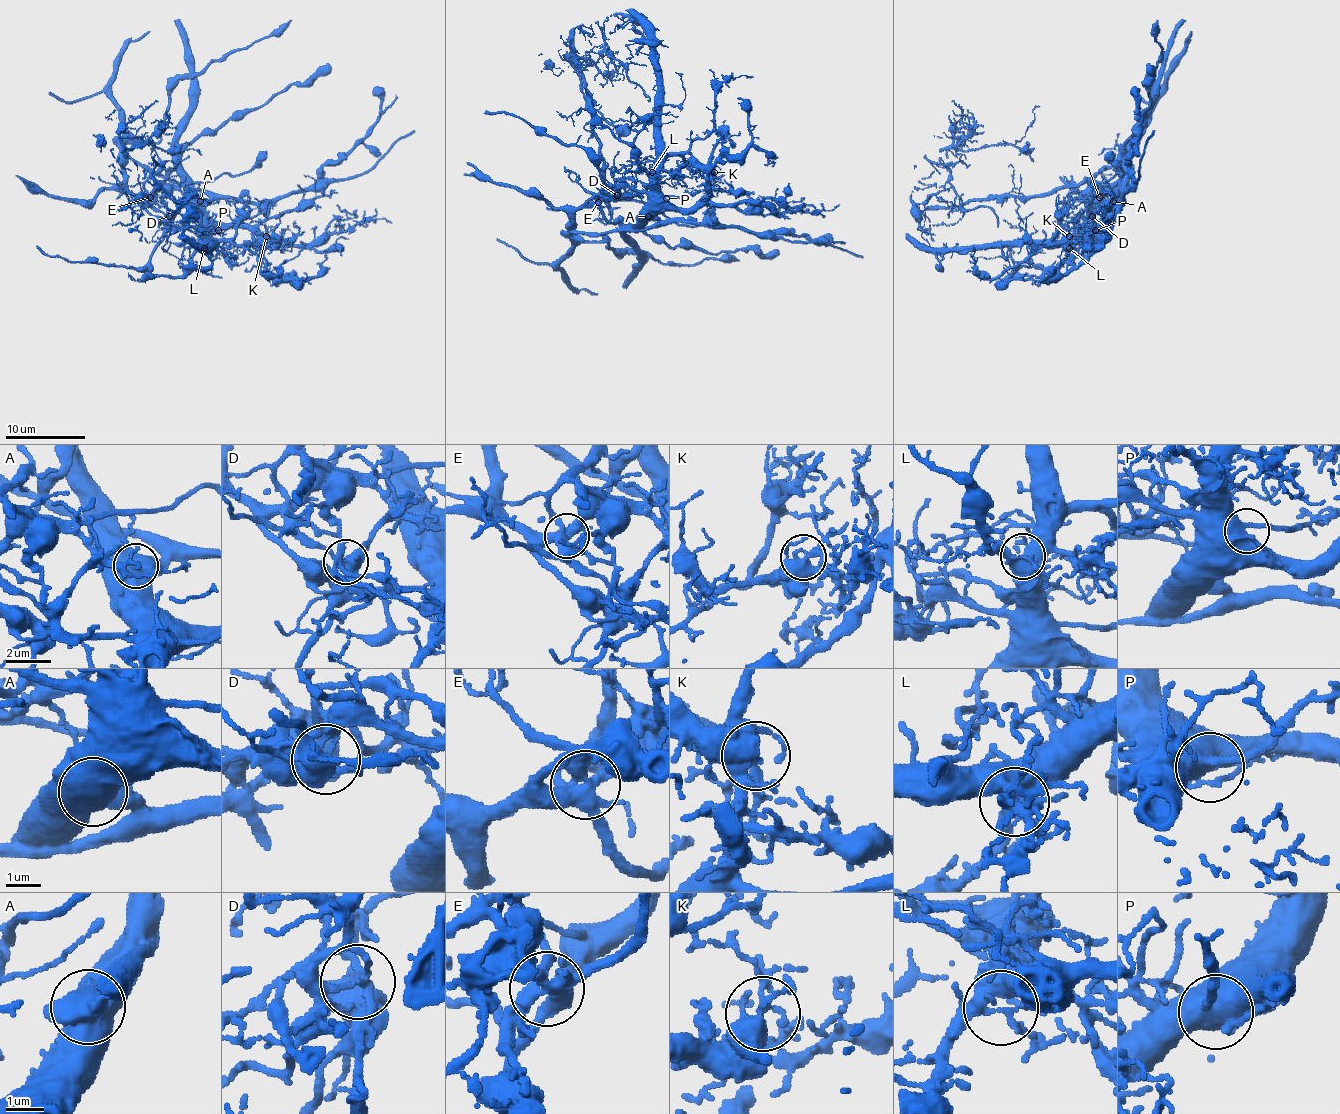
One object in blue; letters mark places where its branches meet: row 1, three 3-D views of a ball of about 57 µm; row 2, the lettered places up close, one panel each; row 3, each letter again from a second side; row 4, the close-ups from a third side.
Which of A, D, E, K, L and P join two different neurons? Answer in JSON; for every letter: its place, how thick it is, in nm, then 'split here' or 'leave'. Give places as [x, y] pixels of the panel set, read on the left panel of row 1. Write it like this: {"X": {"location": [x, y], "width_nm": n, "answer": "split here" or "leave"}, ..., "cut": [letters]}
{"A": {"location": [200, 201], "width_nm": 700, "answer": "split here"}, "D": {"location": [169, 216], "width_nm": 180, "answer": "split here"}, "E": {"location": [150, 197], "width_nm": 440, "answer": "split here"}, "K": {"location": [266, 236], "width_nm": 400, "answer": "leave"}, "L": {"location": [204, 248], "width_nm": 260, "answer": "leave"}, "P": {"location": [218, 230], "width_nm": 500, "answer": "leave"}, "cut": ["A", "D", "E"]}

